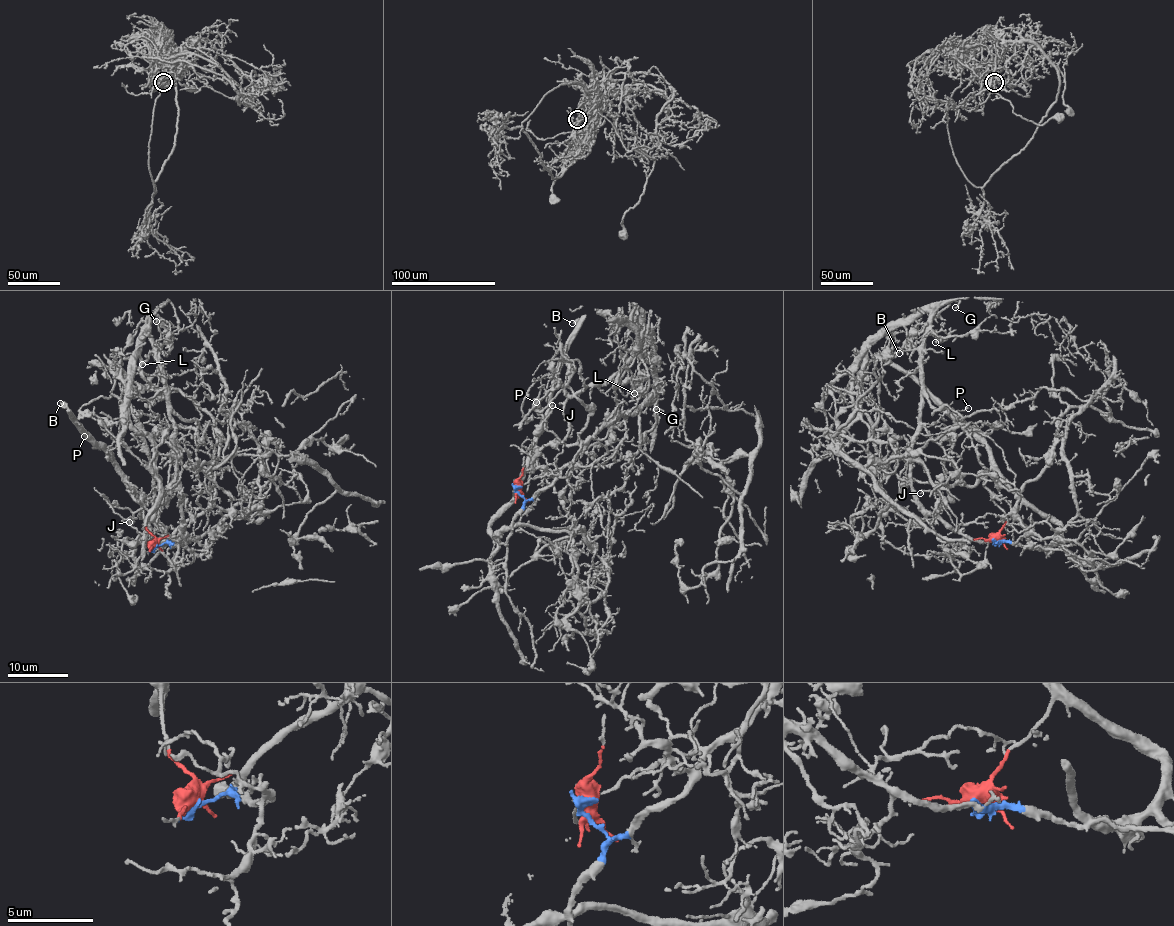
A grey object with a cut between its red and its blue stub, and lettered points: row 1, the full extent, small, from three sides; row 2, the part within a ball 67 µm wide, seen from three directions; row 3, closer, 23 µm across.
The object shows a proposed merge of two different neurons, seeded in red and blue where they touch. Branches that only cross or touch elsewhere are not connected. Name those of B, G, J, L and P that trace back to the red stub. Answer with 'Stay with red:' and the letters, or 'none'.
Stay with red: B, J, P

